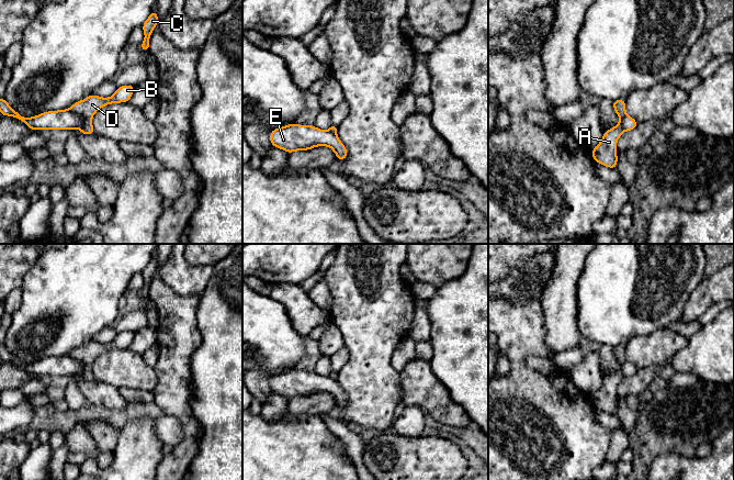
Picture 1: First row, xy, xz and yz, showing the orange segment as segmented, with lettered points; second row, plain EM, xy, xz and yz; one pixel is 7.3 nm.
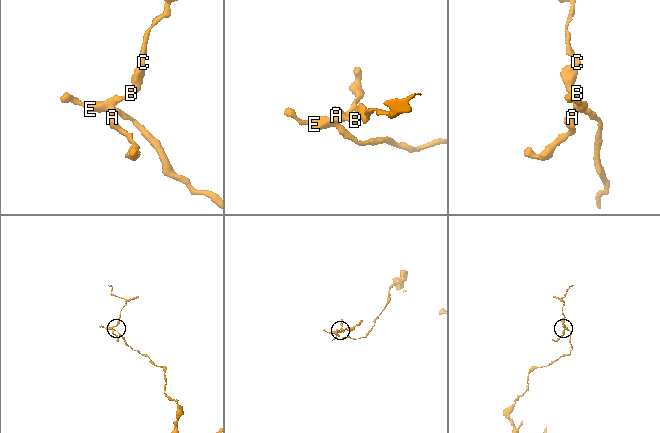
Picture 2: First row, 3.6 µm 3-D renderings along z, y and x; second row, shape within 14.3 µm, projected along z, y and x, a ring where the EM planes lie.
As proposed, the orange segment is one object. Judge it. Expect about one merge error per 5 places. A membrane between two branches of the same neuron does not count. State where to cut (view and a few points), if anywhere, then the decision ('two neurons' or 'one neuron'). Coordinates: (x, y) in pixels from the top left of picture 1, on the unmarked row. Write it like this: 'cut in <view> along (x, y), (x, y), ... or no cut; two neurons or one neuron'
cut in xy along (69, 355), (79, 359), (85, 365), (85, 370), (81, 375); two neurons

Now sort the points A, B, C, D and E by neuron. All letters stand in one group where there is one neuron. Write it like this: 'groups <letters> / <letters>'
groups A B C D / E

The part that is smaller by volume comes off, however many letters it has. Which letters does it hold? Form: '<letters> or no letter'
A, B, C, D

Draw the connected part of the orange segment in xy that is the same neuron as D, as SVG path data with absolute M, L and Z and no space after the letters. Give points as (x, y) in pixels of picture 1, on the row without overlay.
M125 331L117 333L116 338L112 343L101 344L92 339L88 344L74 349L70 356L86 365L81 379L84 381L93 380L94 375L91 367L94 359L102 353L111 349L129 348L134 336L135 332Z

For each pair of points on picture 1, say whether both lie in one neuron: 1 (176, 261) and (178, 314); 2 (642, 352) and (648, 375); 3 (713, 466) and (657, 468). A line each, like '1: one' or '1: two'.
1: two
2: two
3: one

